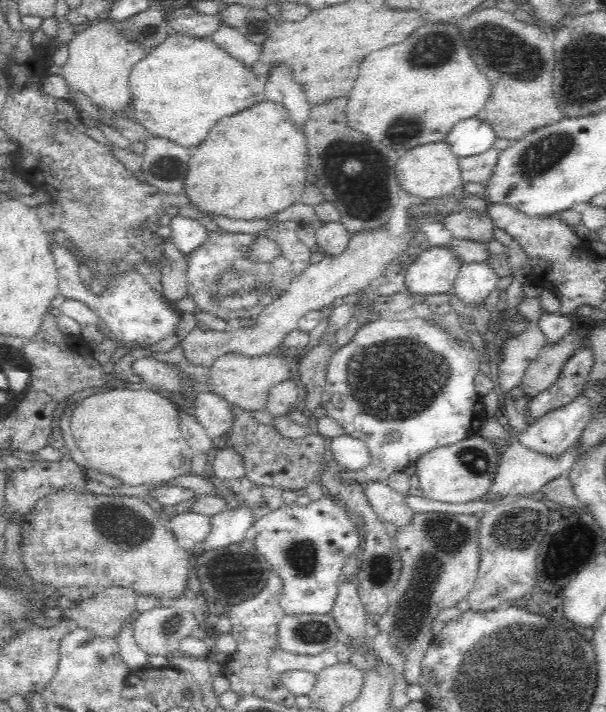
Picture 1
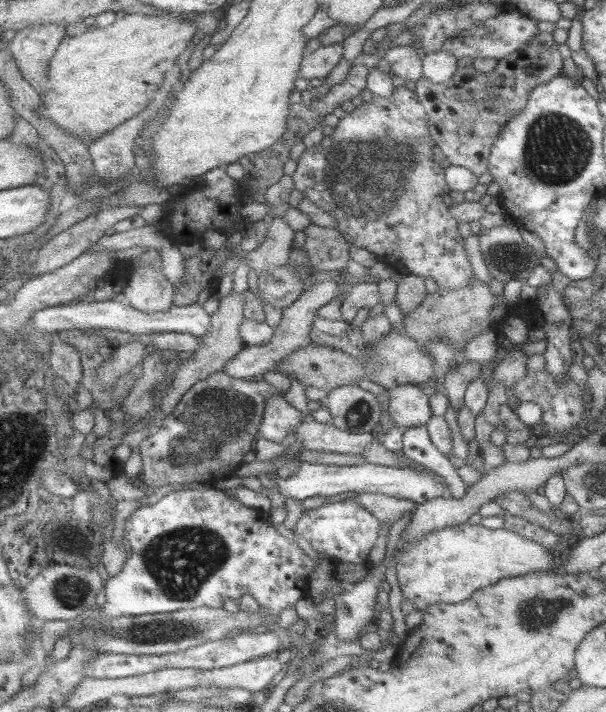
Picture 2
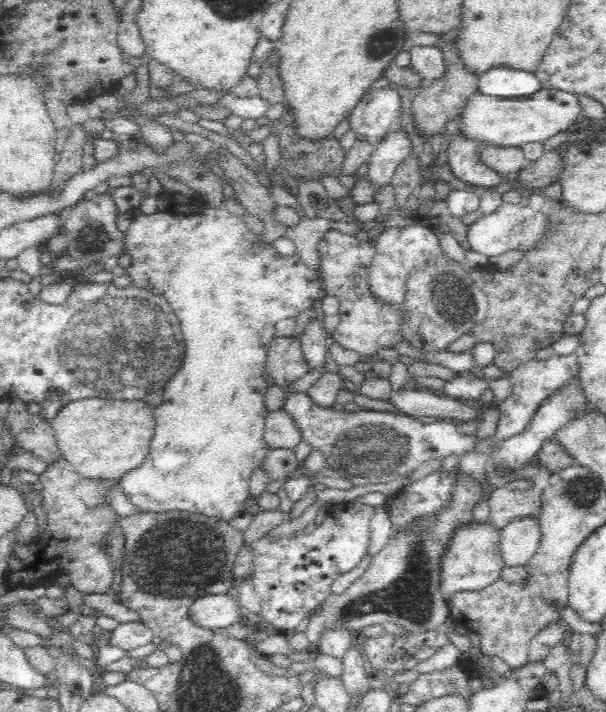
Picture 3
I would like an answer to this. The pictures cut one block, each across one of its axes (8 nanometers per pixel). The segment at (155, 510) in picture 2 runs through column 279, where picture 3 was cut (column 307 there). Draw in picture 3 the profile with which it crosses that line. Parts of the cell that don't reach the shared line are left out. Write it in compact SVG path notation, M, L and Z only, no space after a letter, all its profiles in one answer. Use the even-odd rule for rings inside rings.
M342 502L331 504L322 524L311 532L300 530L290 534L278 534L270 536L266 533L259 538L252 550L251 577L249 583L256 598L260 601L260 616L263 620L272 623L281 632L297 627L300 622L305 621L307 616L318 606L330 593L332 582L350 572L358 566L359 562L367 553L369 546L369 522L374 508L360 502Z

